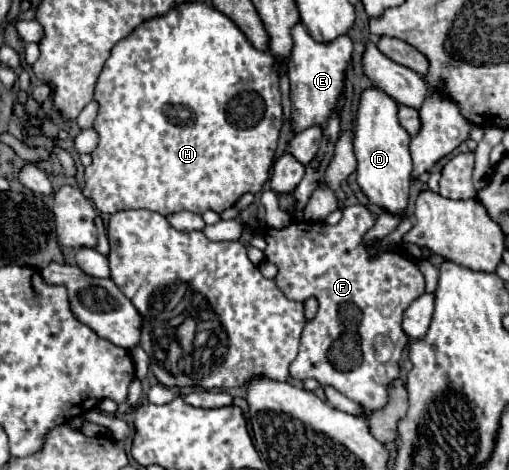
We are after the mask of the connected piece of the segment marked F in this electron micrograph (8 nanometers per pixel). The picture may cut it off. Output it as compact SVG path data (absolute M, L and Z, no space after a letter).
M361 204L345 206L341 212L341 222L335 226L325 222L291 222L283 230L267 228L265 258L279 268L275 282L288 299L305 302L313 296L319 302L315 318L303 328L299 354L291 362L291 378L315 378L321 386L337 388L363 408L377 410L387 404L389 382L399 376L403 348L409 344L409 338L405 338L405 332L401 330L403 312L425 292L425 278L419 268L399 252L383 252L379 258L369 260L369 256L379 252L379 244L365 248L361 238L375 224L375 216Z

